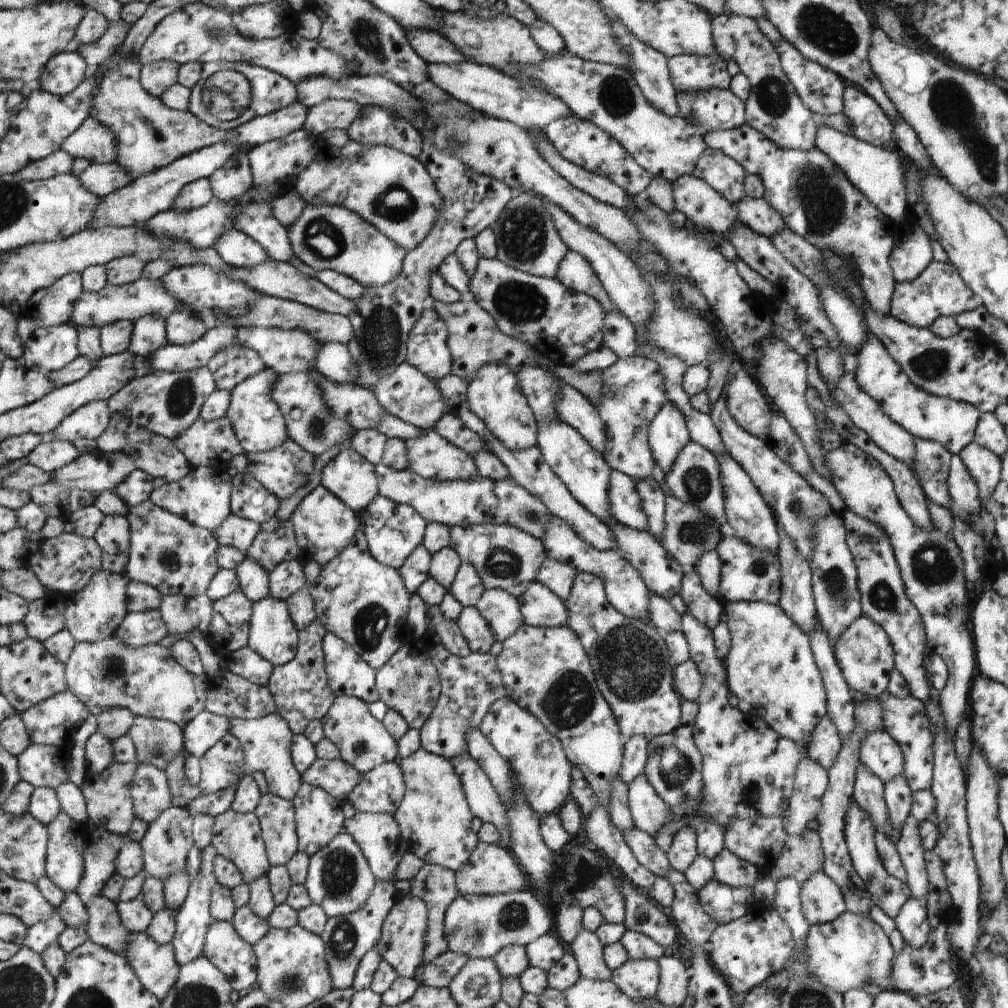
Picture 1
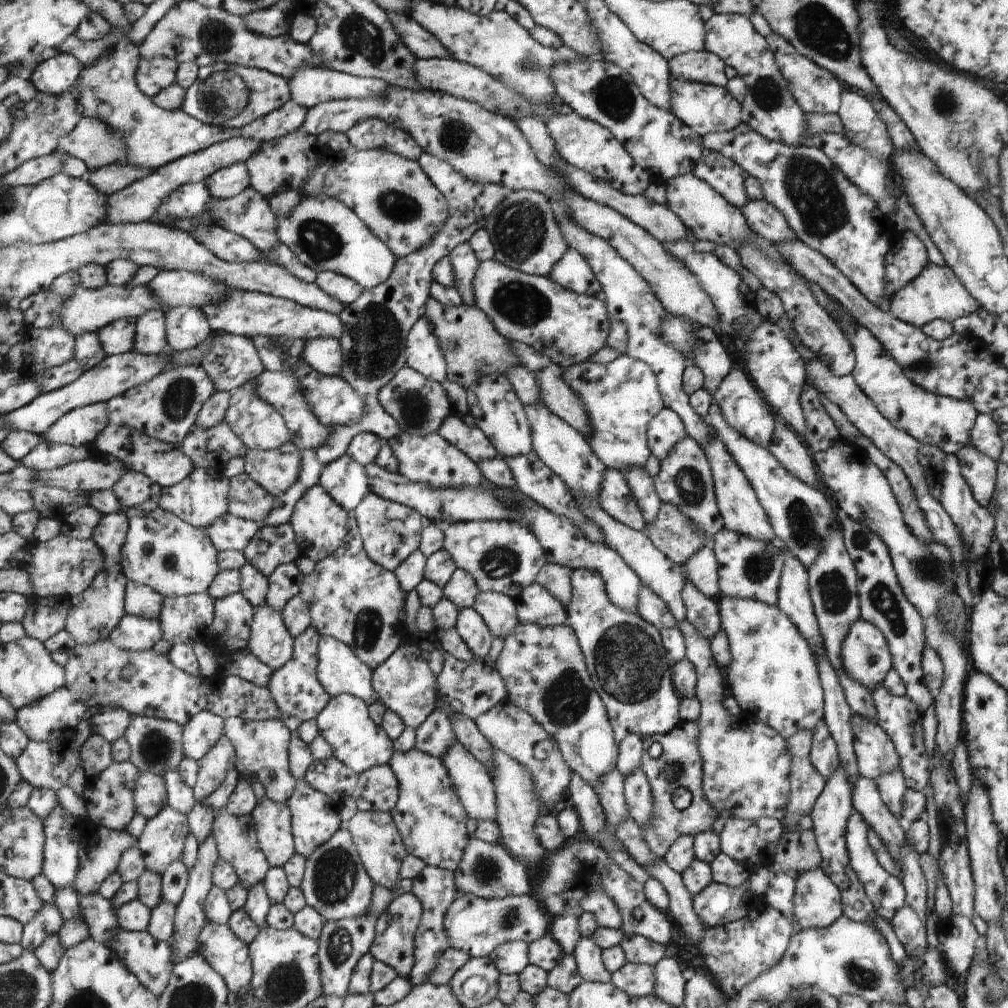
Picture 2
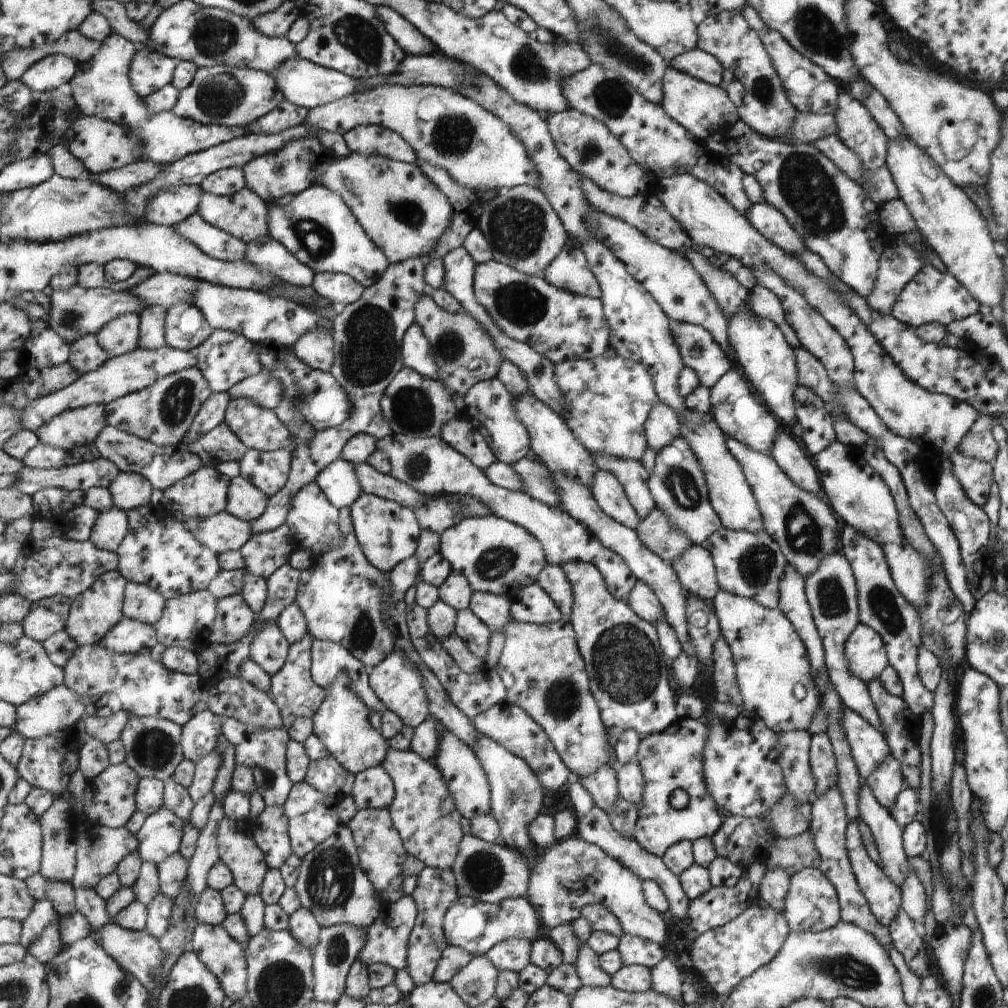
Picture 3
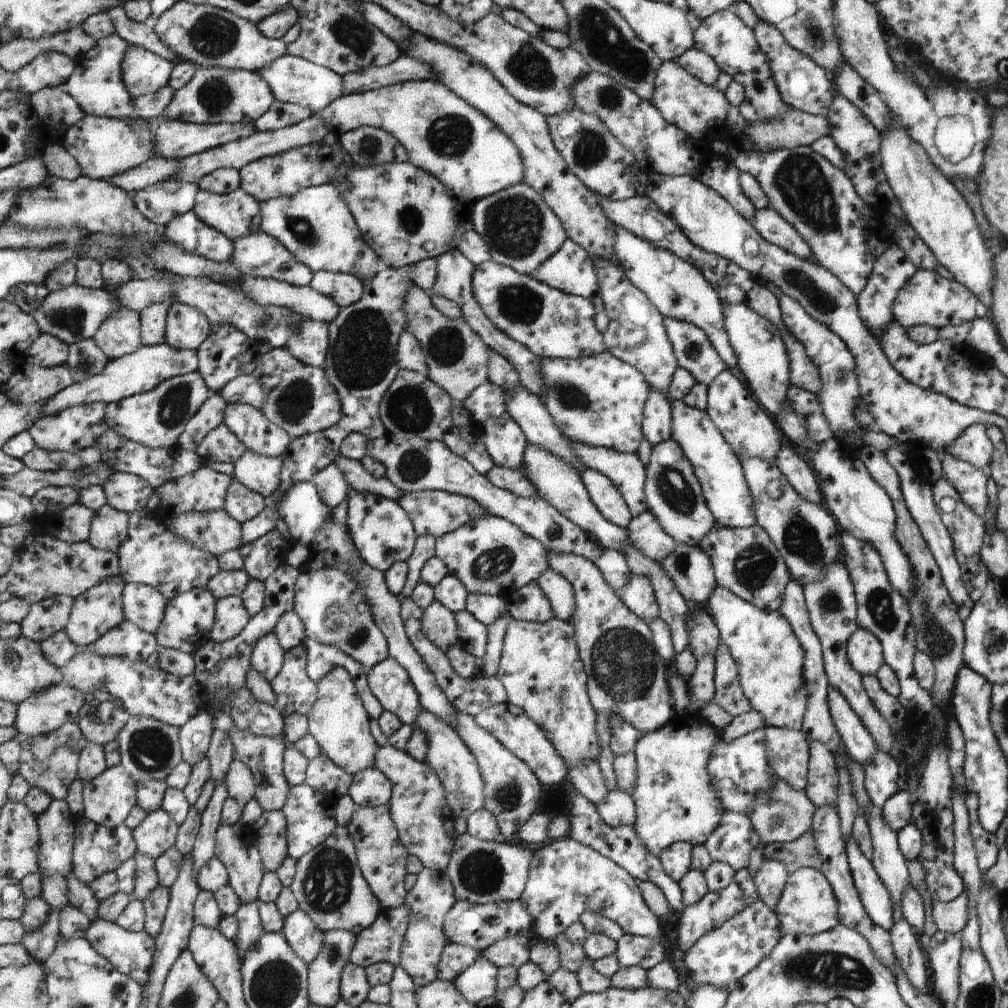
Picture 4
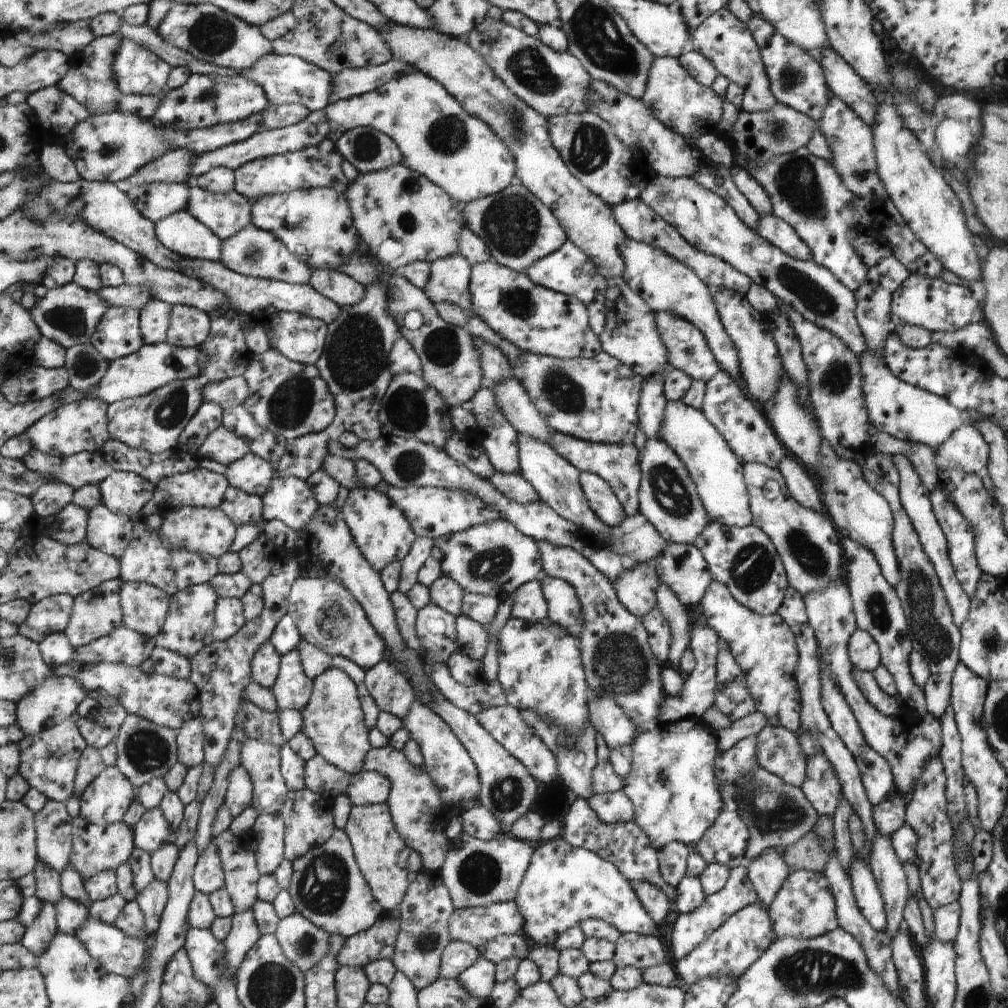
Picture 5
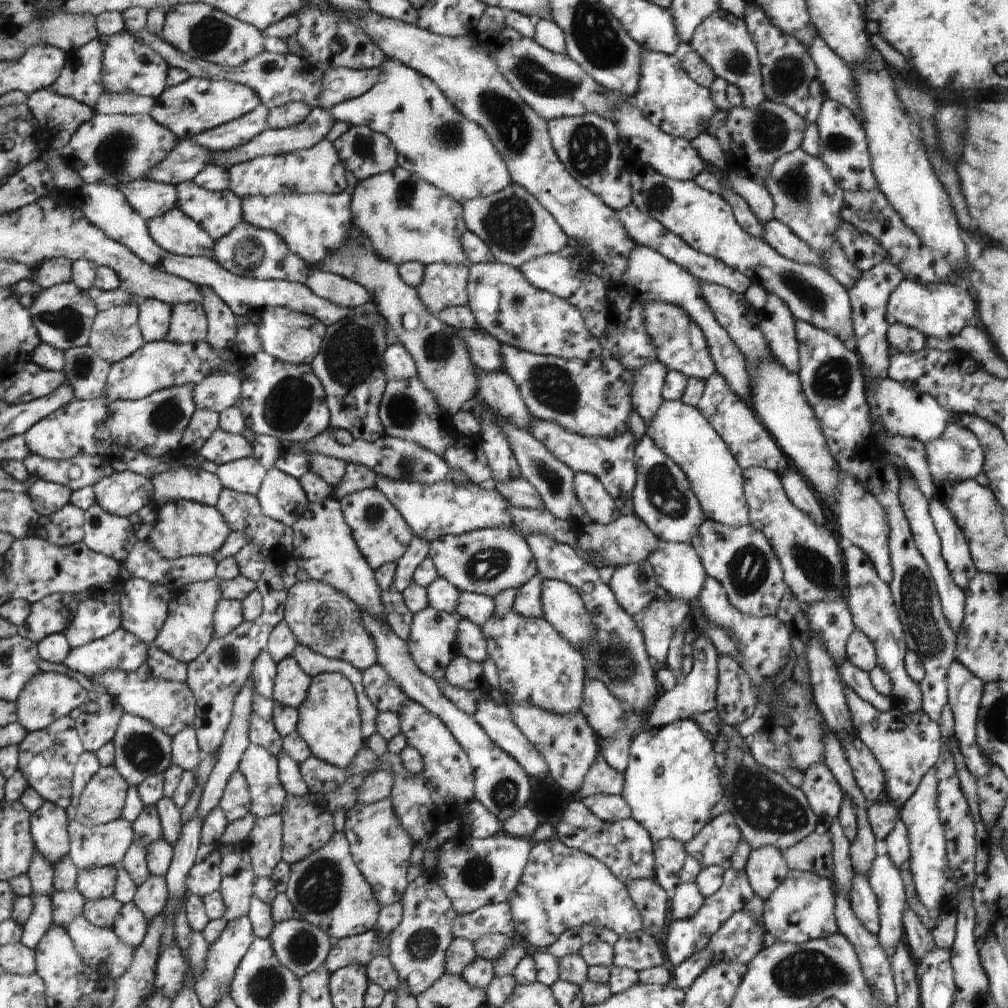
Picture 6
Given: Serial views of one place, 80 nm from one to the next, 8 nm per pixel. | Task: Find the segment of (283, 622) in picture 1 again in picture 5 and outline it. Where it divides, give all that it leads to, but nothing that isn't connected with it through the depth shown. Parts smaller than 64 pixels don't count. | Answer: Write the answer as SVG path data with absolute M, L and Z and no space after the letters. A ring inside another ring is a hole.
M270 641L264 643L251 662L252 680L272 691L280 674L281 657Z

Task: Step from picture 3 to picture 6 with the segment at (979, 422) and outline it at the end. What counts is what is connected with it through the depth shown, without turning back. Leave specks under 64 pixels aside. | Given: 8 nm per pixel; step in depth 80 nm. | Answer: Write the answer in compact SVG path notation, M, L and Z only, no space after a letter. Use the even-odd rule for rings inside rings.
M952 422L946 425L941 437L925 442L926 462L928 462L930 476L940 489L946 482L965 481L974 479L983 471L985 461L983 446L966 427Z

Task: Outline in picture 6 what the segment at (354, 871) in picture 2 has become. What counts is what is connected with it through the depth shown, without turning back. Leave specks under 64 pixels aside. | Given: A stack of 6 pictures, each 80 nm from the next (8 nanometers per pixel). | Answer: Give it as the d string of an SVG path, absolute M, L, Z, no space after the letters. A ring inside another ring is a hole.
M343 832L334 834L322 849L291 864L284 893L302 919L323 930L333 941L370 931L380 916L380 903L356 866Z

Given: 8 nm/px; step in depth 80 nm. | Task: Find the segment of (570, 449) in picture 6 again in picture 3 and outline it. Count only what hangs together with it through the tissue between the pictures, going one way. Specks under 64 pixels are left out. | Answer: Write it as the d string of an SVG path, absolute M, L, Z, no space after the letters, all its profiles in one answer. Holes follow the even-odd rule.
M604 453L591 455L600 470L611 472L618 479L640 518L646 518L656 504L647 483L650 473L644 465L639 460L618 458Z

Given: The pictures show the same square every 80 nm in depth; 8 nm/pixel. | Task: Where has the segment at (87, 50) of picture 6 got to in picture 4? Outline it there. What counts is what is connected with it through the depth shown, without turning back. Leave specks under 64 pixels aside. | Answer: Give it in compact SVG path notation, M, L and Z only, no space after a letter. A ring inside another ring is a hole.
M118 33L95 41L95 45L77 58L72 76L64 82L63 88L78 103L86 115L106 118L138 119L131 103L132 95L122 78L121 64L128 52L129 43Z

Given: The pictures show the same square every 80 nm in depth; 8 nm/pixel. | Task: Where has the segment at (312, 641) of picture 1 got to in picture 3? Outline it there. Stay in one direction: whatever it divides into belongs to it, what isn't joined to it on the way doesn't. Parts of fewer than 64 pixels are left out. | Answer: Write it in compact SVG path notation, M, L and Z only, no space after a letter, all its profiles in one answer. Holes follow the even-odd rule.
M306 633L302 640L289 646L288 660L280 672L271 676L270 696L280 709L283 720L283 728L287 729L300 717L310 717L318 713L318 710L325 700L326 690L315 682L312 668L312 642L314 638Z

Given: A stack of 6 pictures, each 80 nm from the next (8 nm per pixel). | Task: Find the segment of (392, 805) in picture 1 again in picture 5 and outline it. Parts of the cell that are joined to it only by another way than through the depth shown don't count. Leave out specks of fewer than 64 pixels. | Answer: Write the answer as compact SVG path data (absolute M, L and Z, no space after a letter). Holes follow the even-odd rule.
M362 771L350 777L345 794L354 805L383 803L389 797L391 780L376 771Z

